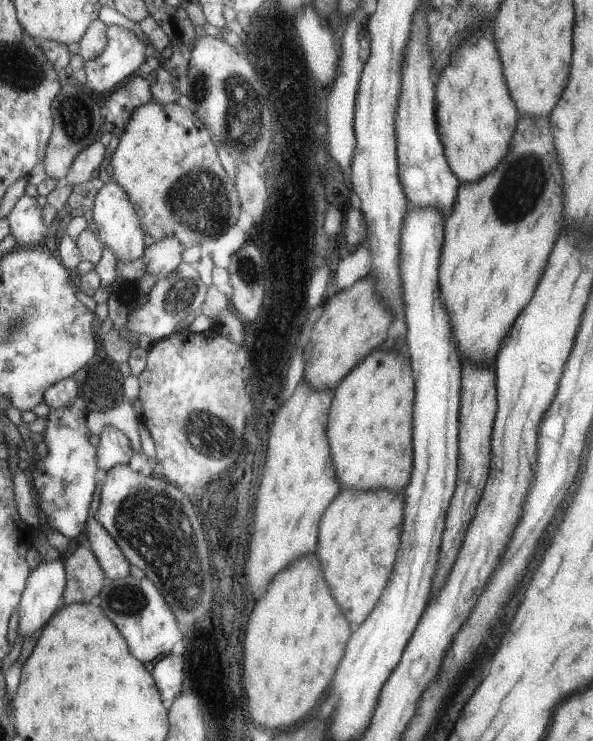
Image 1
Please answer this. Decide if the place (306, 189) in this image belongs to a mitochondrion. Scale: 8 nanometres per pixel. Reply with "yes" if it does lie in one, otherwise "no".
no

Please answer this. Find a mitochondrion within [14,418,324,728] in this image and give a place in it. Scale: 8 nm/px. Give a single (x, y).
(145, 515)

